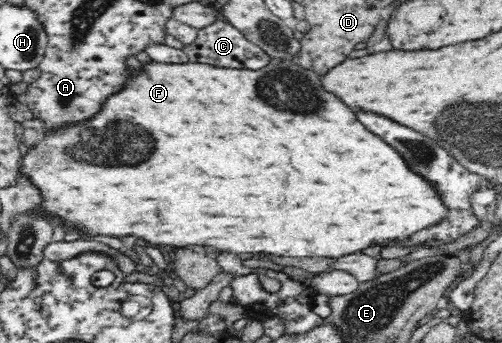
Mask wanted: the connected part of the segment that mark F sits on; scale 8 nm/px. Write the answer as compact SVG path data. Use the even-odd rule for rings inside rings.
M290 59L274 61L263 69L225 69L213 67L206 63L156 63L144 64L144 71L133 72L134 81L126 85L126 89L106 101L106 109L102 109L89 123L76 124L73 128L62 129L44 136L44 139L27 151L21 158L19 173L26 175L39 189L44 203L39 205L42 212L56 215L64 221L72 221L70 225L82 229L84 233L98 233L98 235L114 235L114 237L140 237L152 245L174 245L176 248L186 245L208 245L218 247L222 252L233 254L242 253L272 253L280 257L342 257L372 245L390 245L394 241L404 241L408 235L414 235L422 229L428 229L449 216L449 206L438 197L434 185L424 179L422 175L414 173L404 157L390 147L386 141L370 133L344 105L344 101L334 93L328 93L322 87L322 78L315 71L303 69ZM260 85L270 85L262 89Z

